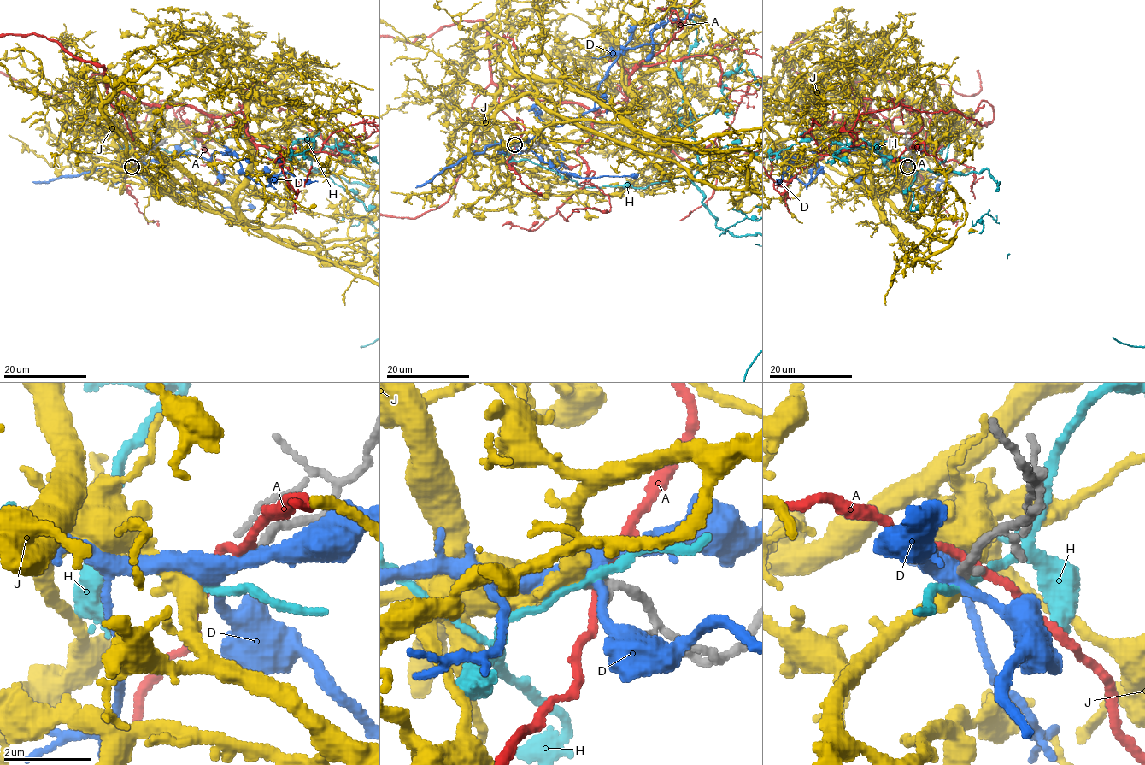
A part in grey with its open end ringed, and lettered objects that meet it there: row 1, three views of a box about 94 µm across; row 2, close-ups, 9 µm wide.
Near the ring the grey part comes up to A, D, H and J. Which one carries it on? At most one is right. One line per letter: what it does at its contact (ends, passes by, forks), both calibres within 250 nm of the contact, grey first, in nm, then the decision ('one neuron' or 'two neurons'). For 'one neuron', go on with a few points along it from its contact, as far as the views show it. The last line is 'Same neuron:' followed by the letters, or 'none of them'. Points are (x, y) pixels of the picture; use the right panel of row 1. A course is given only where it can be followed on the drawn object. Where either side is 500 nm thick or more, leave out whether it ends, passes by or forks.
A: it passes by | 200/180 nm | two neurons
D: it forks | 200/400 nm | two neurons
H: it passes by | 180/190 nm | two neurons
J: it passes by | 190/400 nm | one neuron
Same neuron: J

